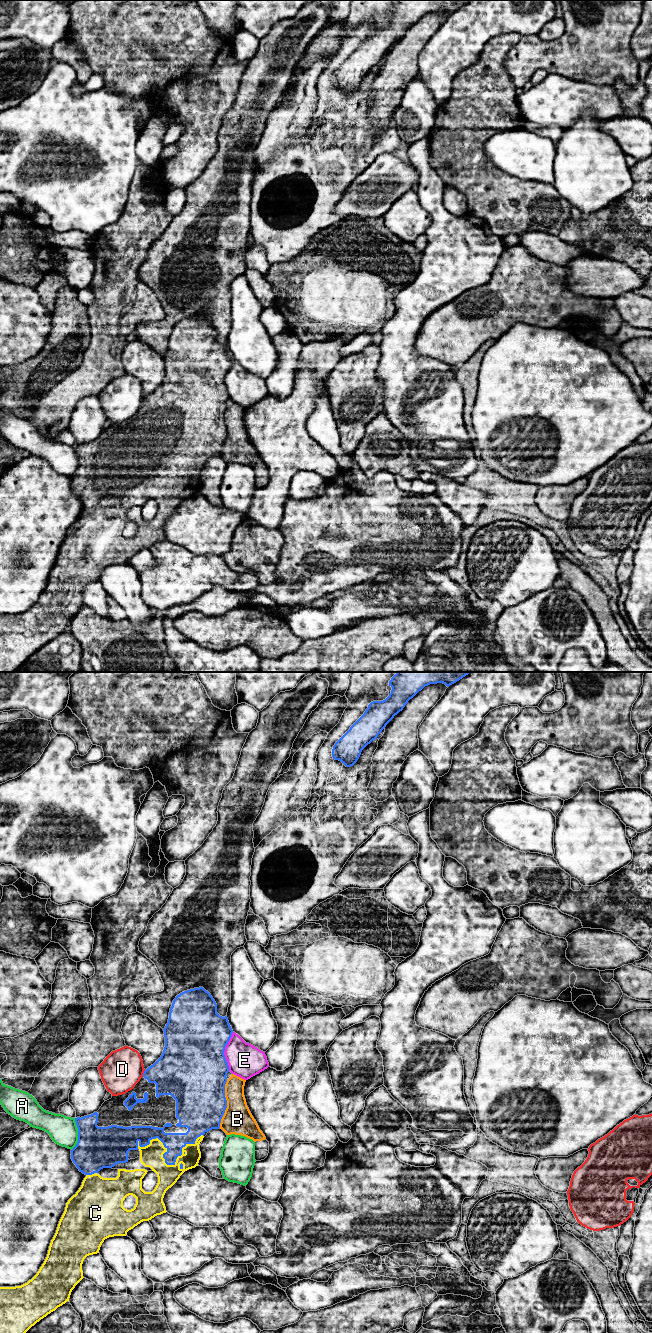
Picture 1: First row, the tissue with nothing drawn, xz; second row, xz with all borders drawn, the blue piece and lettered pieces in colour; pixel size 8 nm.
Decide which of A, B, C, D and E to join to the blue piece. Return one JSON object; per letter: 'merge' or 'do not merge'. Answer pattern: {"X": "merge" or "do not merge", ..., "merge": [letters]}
{"A": "do not merge", "B": "do not merge", "C": "merge", "D": "do not merge", "E": "do not merge", "merge": ["C"]}

